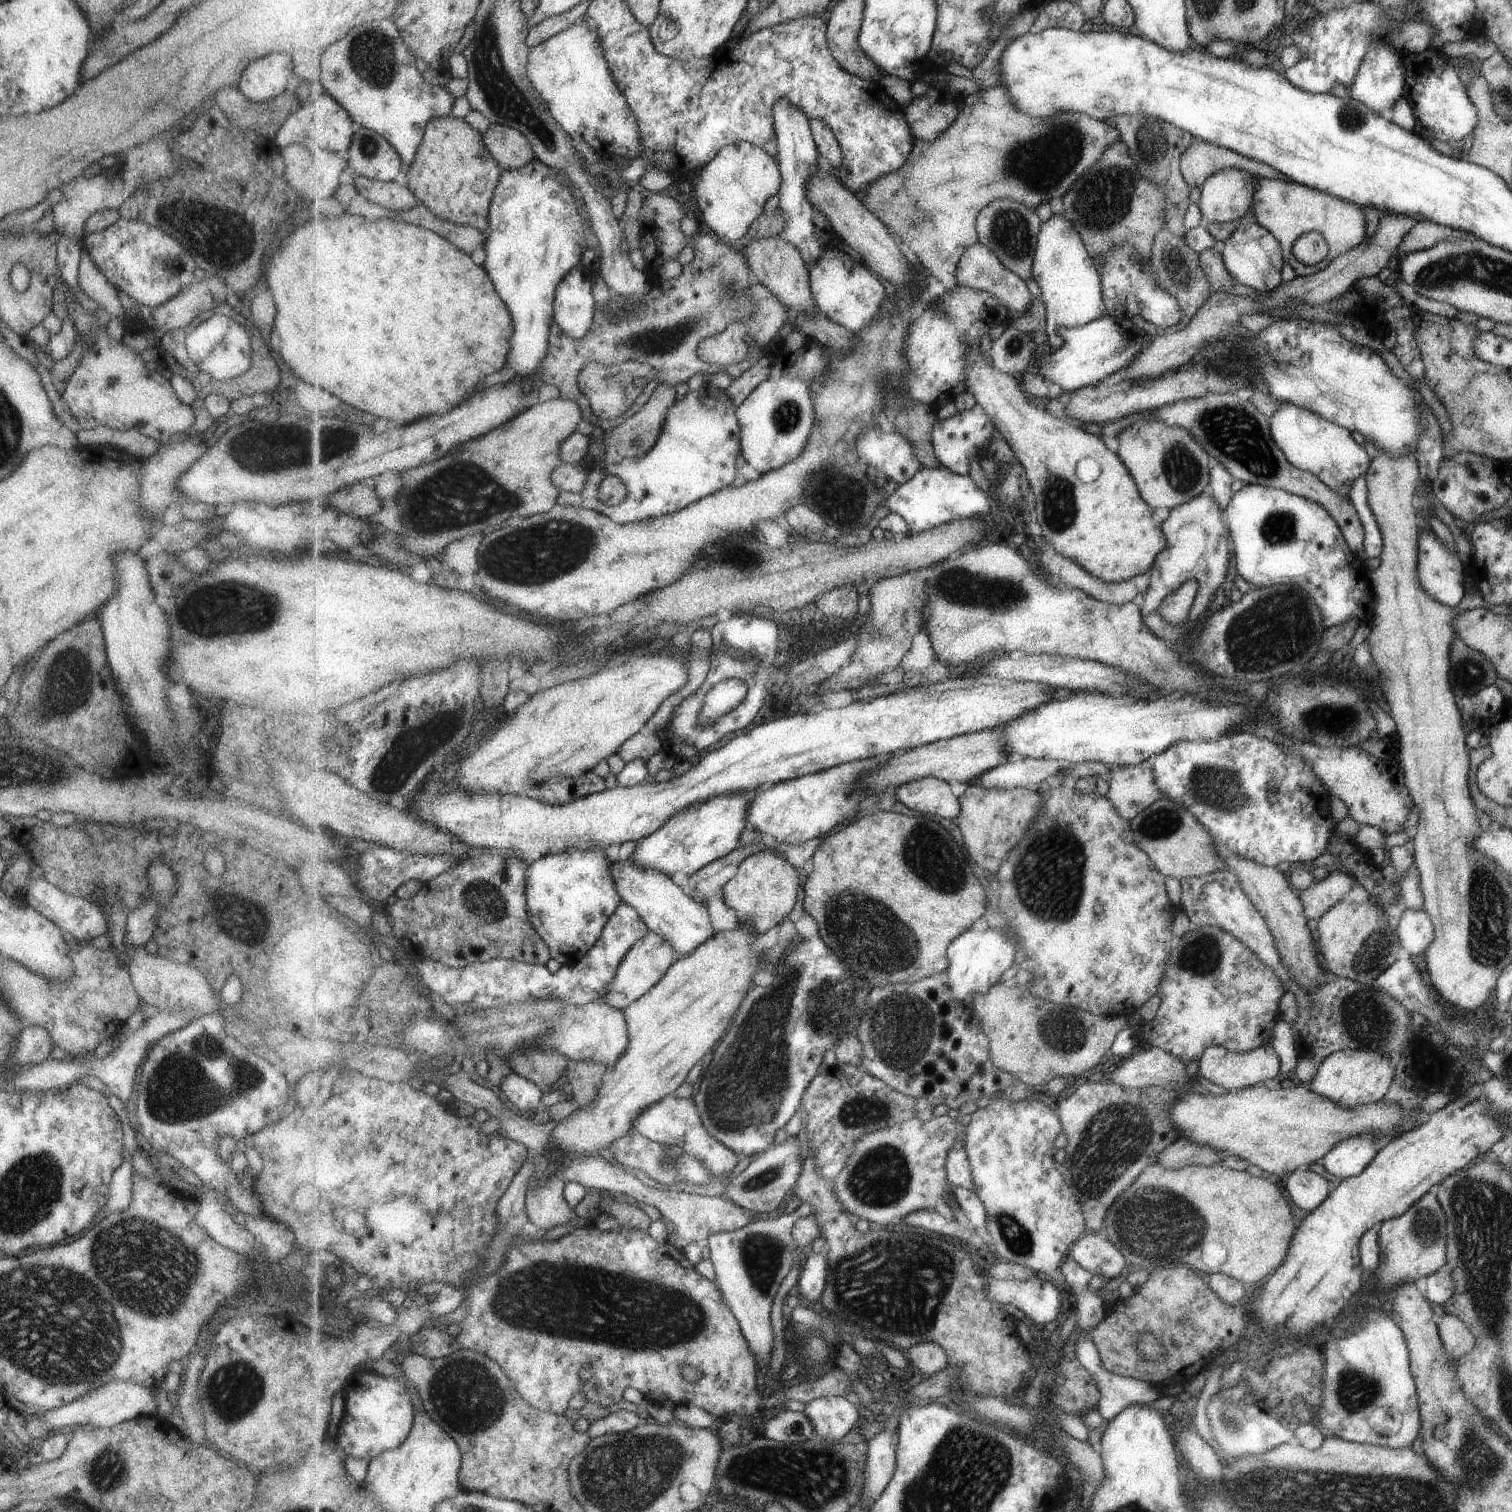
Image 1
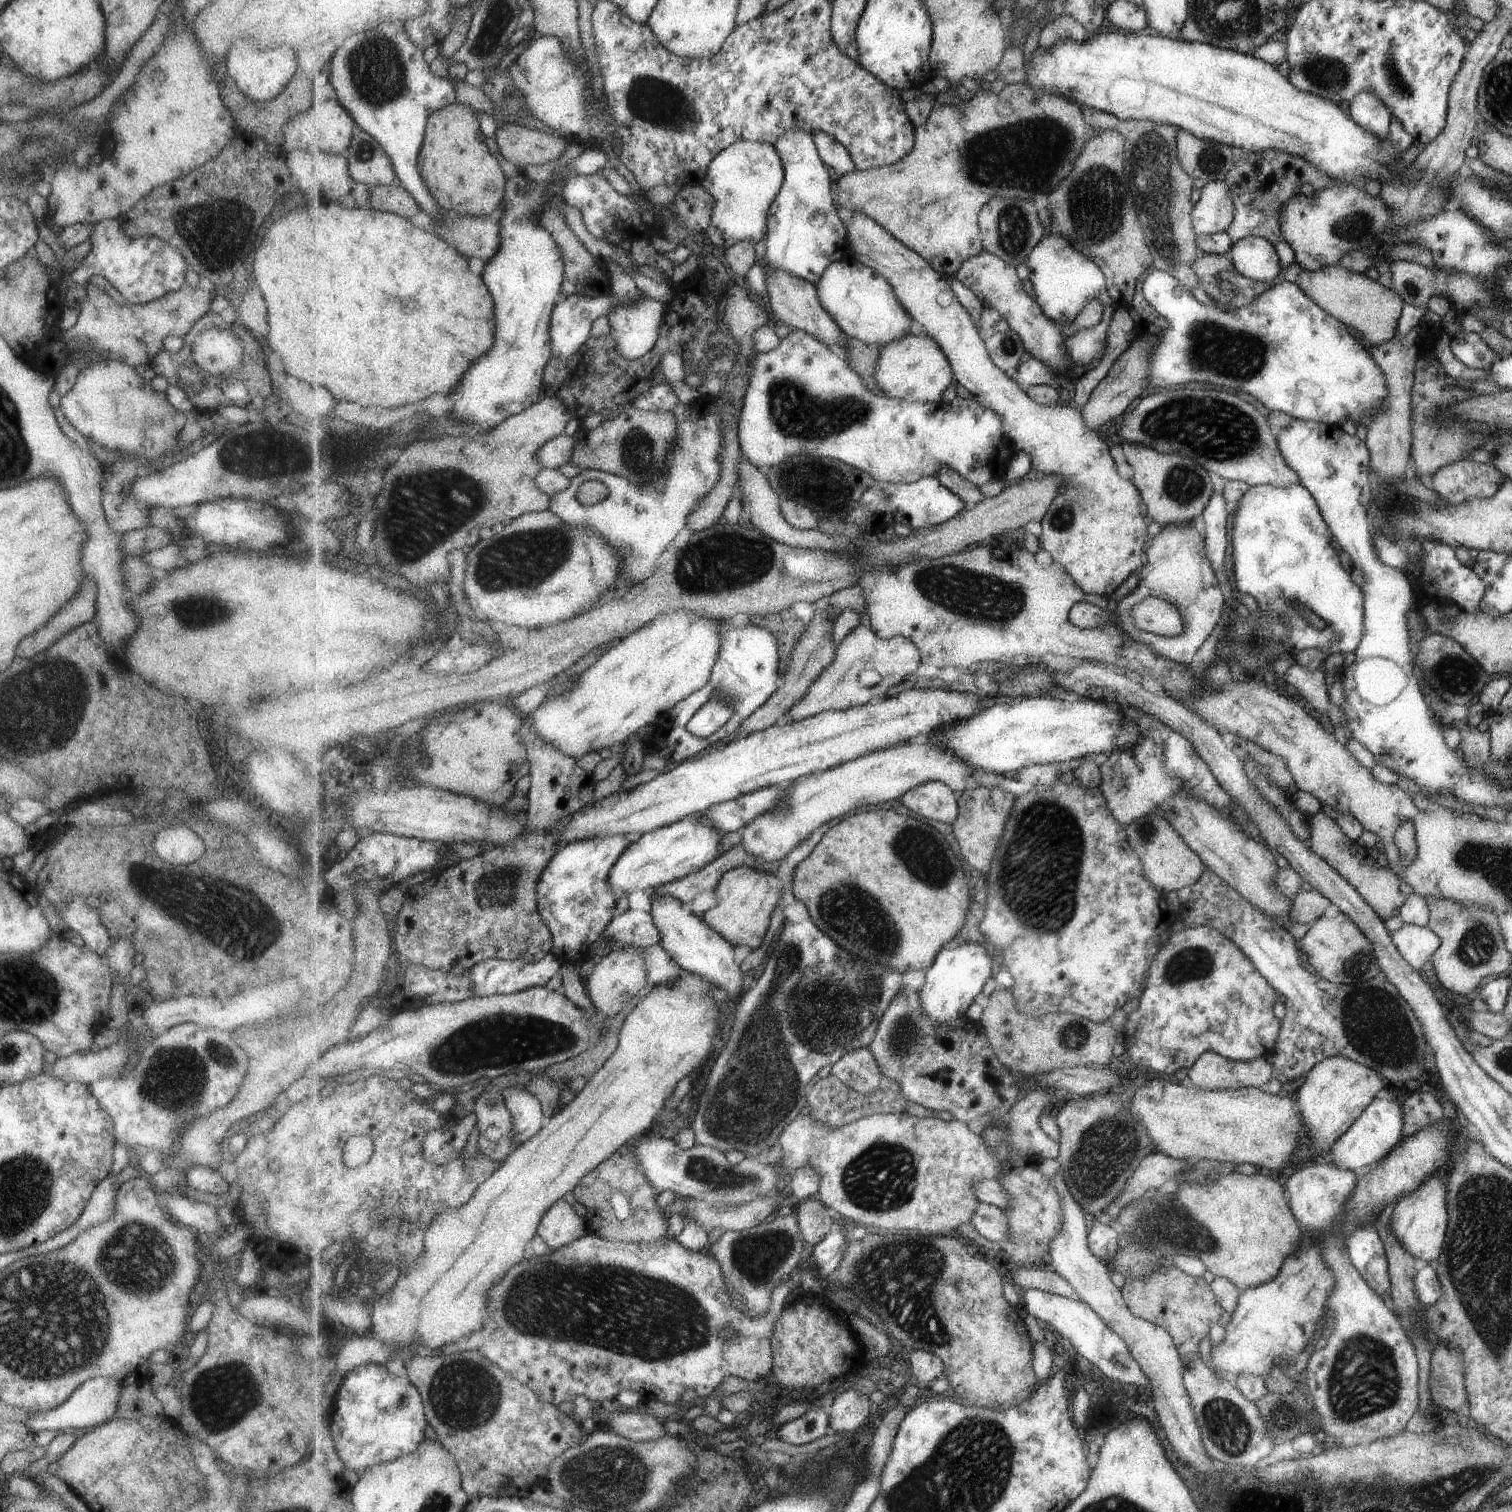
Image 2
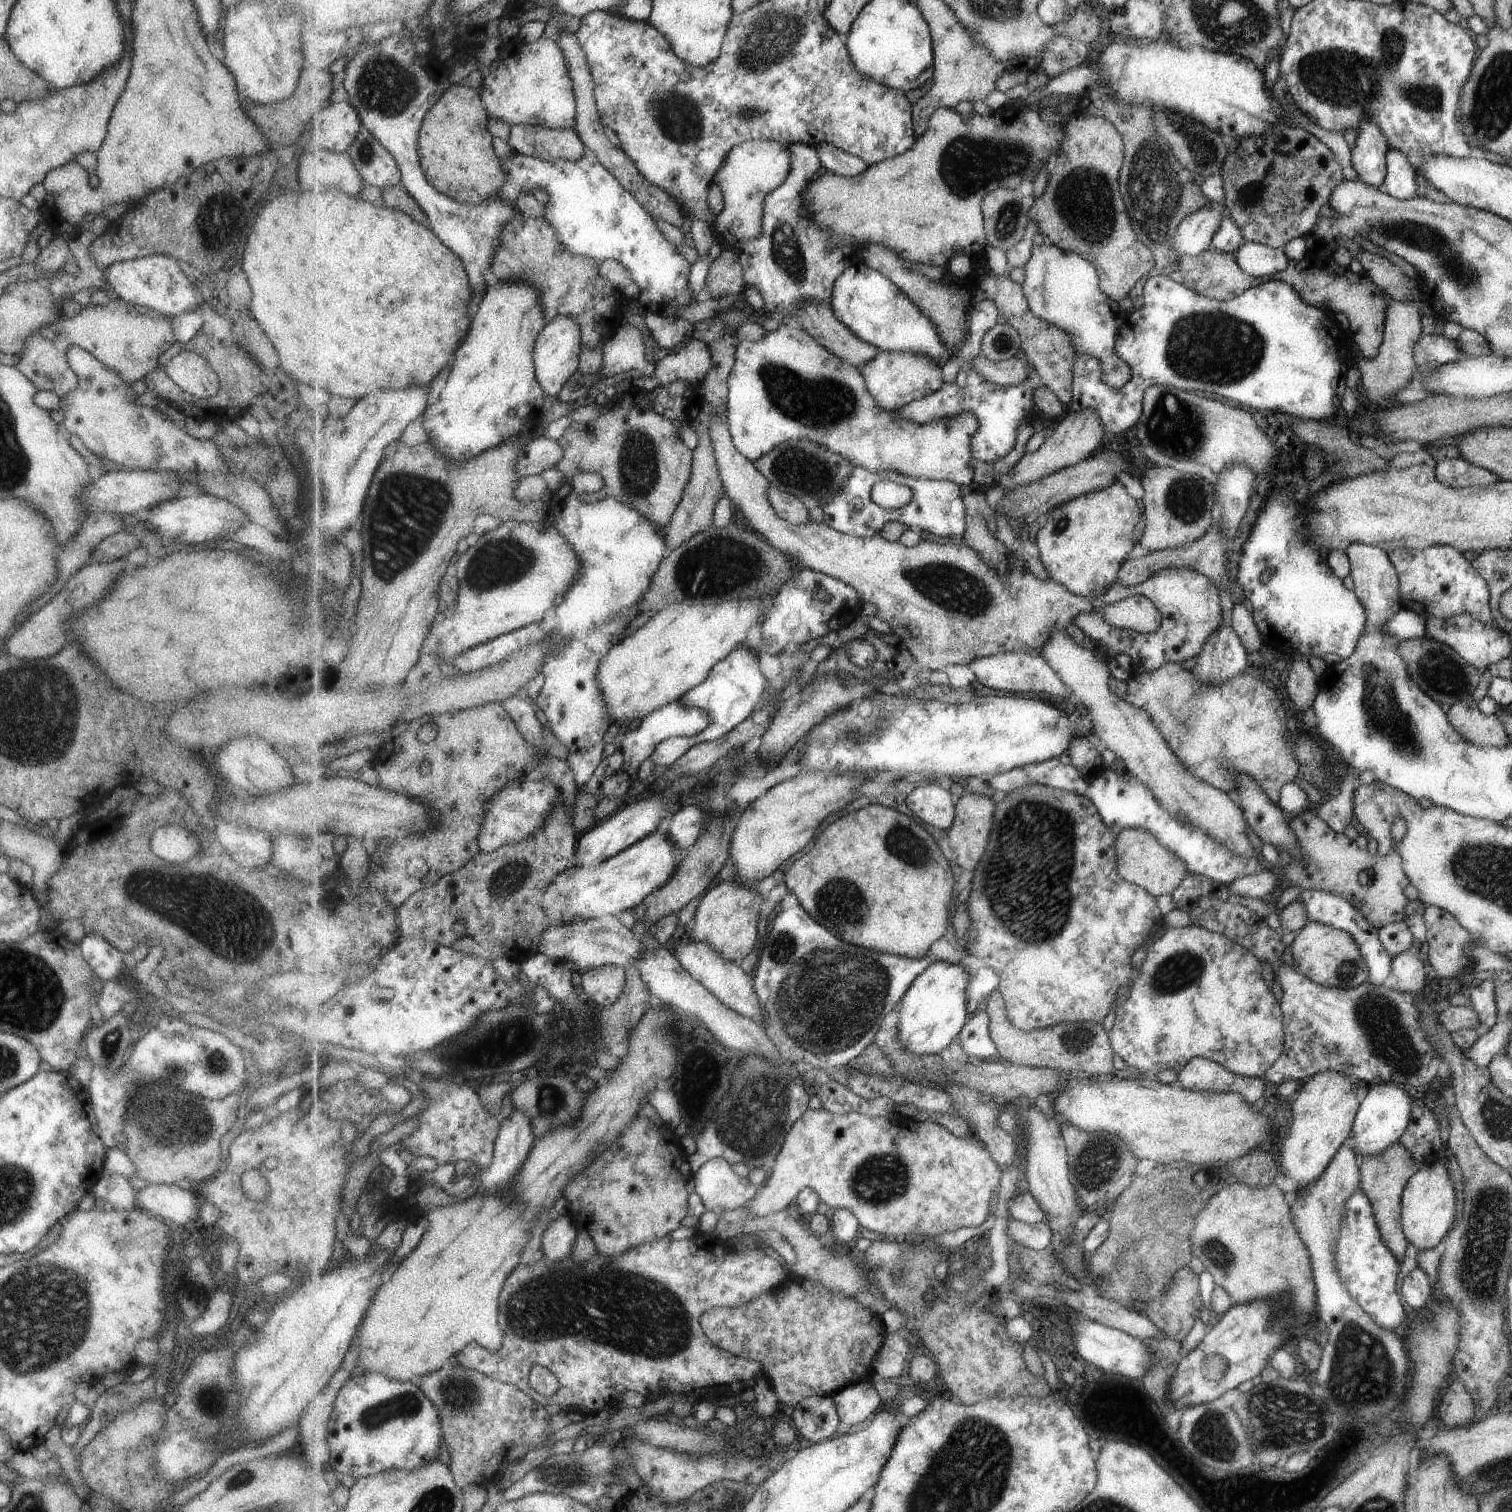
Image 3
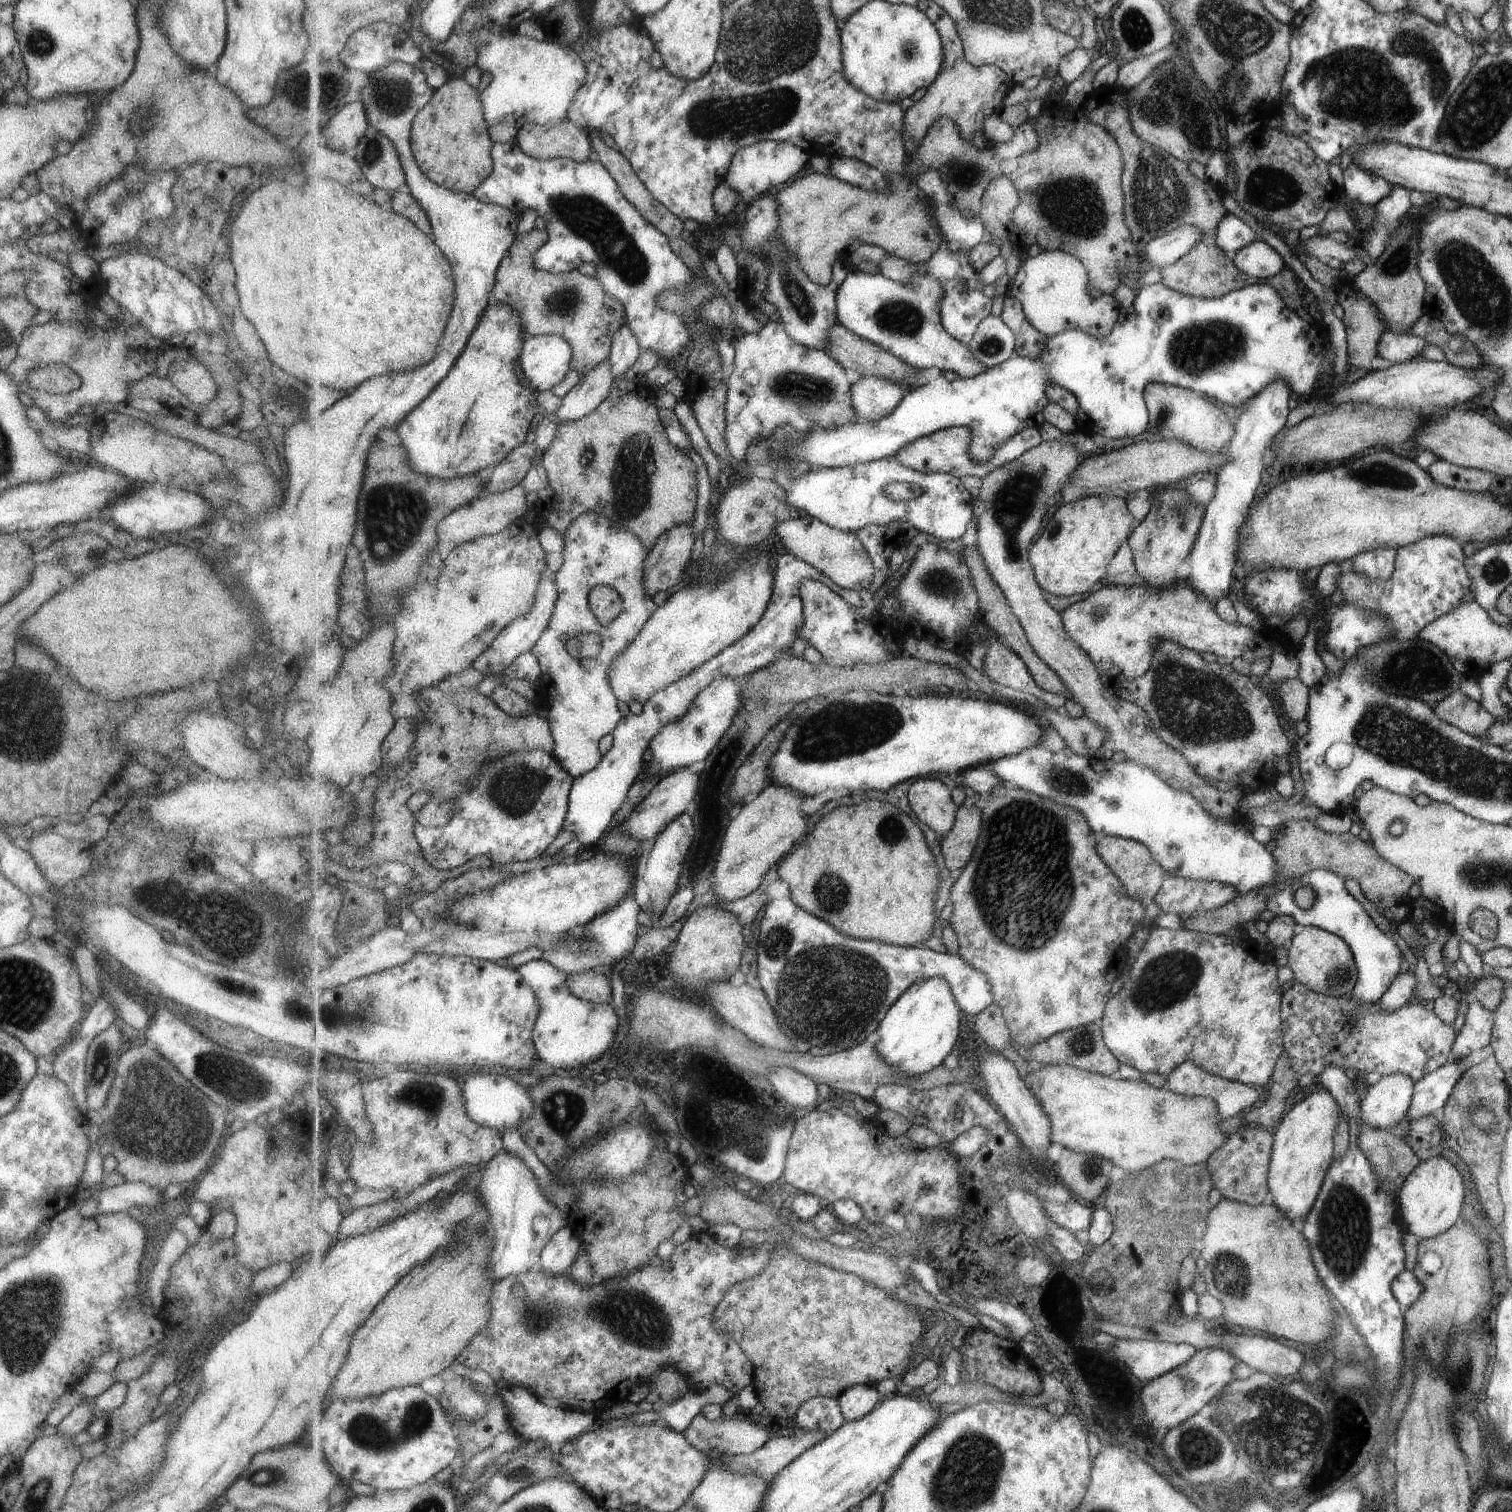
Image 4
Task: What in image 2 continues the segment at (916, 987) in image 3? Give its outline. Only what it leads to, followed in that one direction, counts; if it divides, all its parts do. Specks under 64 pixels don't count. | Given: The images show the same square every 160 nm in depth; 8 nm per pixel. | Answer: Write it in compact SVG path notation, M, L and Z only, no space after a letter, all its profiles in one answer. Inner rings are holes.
M960 942L942 949L933 966L926 972L925 985L919 991L927 1016L937 1024L949 1024L955 1018L963 1018L969 1006L979 1001L987 980L995 976L993 963L996 957L985 943Z

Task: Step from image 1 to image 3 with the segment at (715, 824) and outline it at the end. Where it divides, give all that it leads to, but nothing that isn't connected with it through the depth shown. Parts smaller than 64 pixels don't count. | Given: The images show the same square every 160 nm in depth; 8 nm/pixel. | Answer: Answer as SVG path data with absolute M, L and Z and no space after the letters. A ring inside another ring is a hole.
M656 830L633 846L608 858L594 871L588 866L570 865L554 876L544 895L544 906L549 908L549 917L557 925L565 921L586 921L618 915L621 910L631 910L637 904L647 902L655 891L674 876L682 856L669 840L667 832Z

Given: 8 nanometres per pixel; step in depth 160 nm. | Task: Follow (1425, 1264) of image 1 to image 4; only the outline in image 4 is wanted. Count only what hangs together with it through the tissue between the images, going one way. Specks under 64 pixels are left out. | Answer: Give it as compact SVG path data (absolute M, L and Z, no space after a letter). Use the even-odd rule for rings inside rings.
M1431 1157L1419 1164L1404 1178L1396 1194L1398 1211L1404 1230L1415 1234L1418 1240L1437 1237L1445 1233L1453 1224L1457 1224L1457 1216L1463 1204L1463 1180L1453 1164L1444 1157Z

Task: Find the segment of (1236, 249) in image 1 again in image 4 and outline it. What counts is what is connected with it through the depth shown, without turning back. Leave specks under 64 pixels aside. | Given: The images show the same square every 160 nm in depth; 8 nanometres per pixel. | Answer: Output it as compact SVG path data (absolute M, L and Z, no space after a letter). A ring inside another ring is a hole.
M1251 241L1235 251L1232 261L1240 271L1265 280L1281 272L1285 266L1281 256L1265 241Z

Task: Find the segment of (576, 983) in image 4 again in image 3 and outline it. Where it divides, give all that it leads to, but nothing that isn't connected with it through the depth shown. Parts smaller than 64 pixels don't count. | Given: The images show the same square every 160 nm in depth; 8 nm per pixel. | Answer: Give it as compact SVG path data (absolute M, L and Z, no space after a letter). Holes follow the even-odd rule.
M617 965L598 966L582 975L579 990L596 1005L614 1005L626 989L627 968Z

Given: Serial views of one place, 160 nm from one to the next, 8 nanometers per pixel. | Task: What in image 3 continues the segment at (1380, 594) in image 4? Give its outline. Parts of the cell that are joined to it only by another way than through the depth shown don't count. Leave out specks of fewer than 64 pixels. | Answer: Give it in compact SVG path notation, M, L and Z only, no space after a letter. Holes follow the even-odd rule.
M1431 545L1424 549L1393 549L1389 559L1398 575L1398 594L1402 608L1427 618L1447 618L1467 613L1484 625L1495 627L1489 605L1489 584L1463 558L1462 553L1447 545Z

